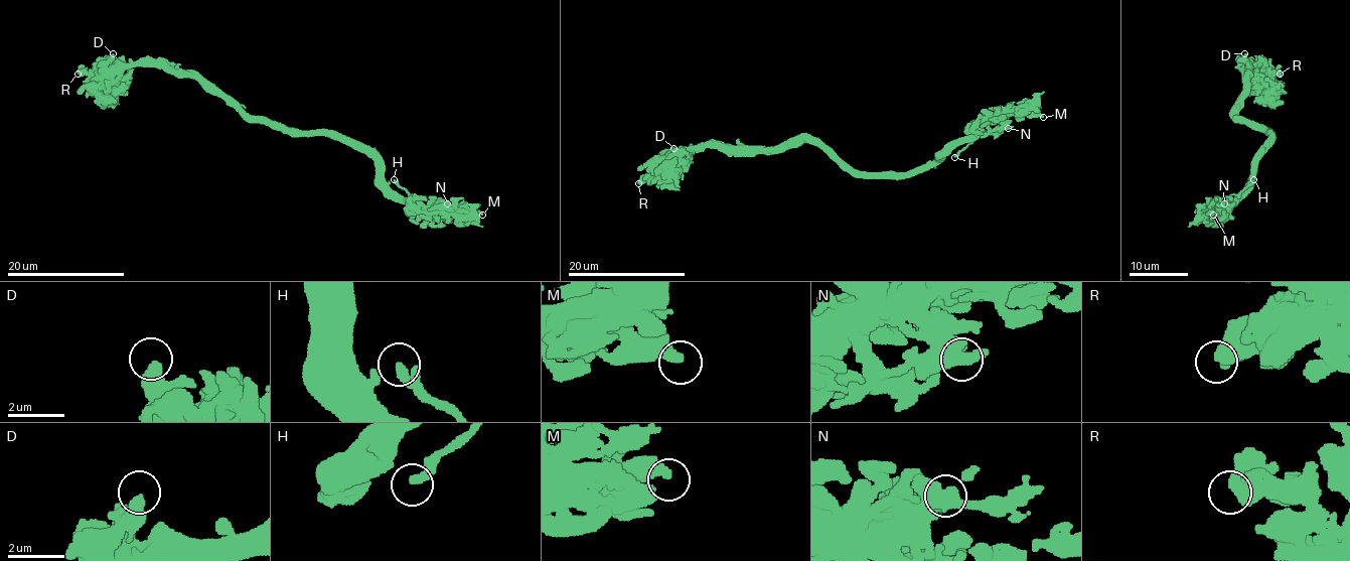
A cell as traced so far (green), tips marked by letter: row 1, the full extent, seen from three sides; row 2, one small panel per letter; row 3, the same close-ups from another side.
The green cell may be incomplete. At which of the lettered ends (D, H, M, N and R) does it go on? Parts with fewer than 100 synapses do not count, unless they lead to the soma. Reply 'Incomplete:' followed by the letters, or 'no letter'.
Incomplete: M

